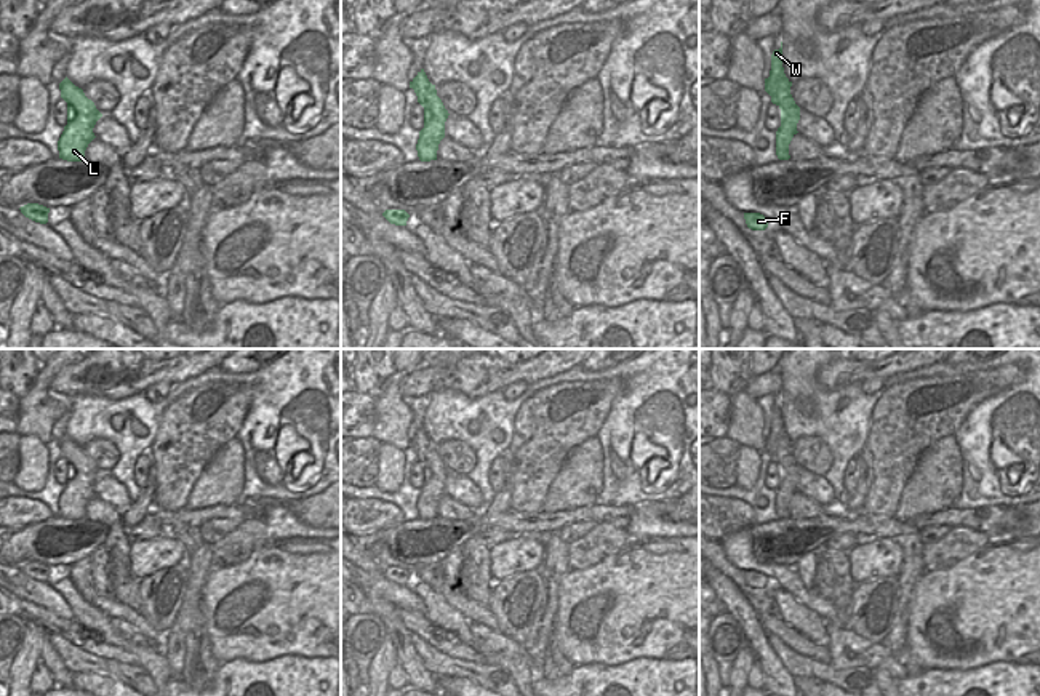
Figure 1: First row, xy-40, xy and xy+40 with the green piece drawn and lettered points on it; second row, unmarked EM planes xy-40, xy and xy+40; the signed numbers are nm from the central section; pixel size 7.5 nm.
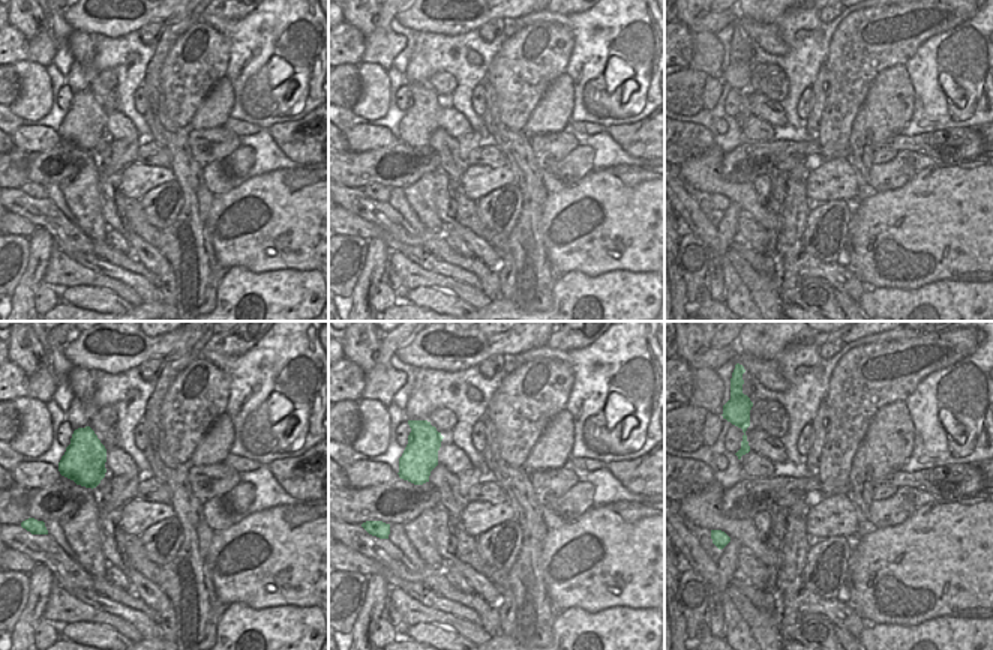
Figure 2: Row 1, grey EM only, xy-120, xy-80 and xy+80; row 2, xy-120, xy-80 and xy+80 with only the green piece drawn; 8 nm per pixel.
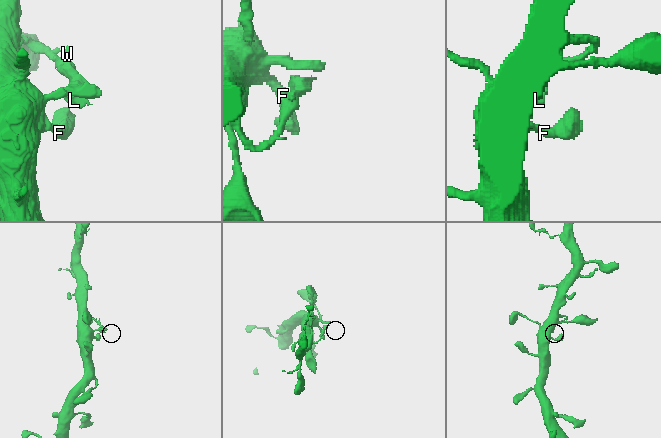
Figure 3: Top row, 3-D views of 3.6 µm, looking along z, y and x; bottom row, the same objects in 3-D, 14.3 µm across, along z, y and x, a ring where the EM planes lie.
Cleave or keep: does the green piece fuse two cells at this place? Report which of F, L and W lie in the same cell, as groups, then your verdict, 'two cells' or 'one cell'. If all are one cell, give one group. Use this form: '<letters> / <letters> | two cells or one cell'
F L W | one cell

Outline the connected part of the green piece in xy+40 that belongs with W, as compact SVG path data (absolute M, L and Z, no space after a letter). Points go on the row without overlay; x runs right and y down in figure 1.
M782 400L781 406L771 413L770 435L765 437L765 450L771 454L771 461L781 467L781 485L776 490L776 514L779 518L789 518L789 502L798 491L800 466L790 453L792 440L786 435L782 426Z

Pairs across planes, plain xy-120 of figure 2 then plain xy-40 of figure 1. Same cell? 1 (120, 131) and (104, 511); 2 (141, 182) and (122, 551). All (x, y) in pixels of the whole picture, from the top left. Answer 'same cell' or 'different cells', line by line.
1: different cells
2: different cells

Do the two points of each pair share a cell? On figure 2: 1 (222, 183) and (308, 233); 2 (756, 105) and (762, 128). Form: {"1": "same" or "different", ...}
{"1": "different", "2": "different"}

